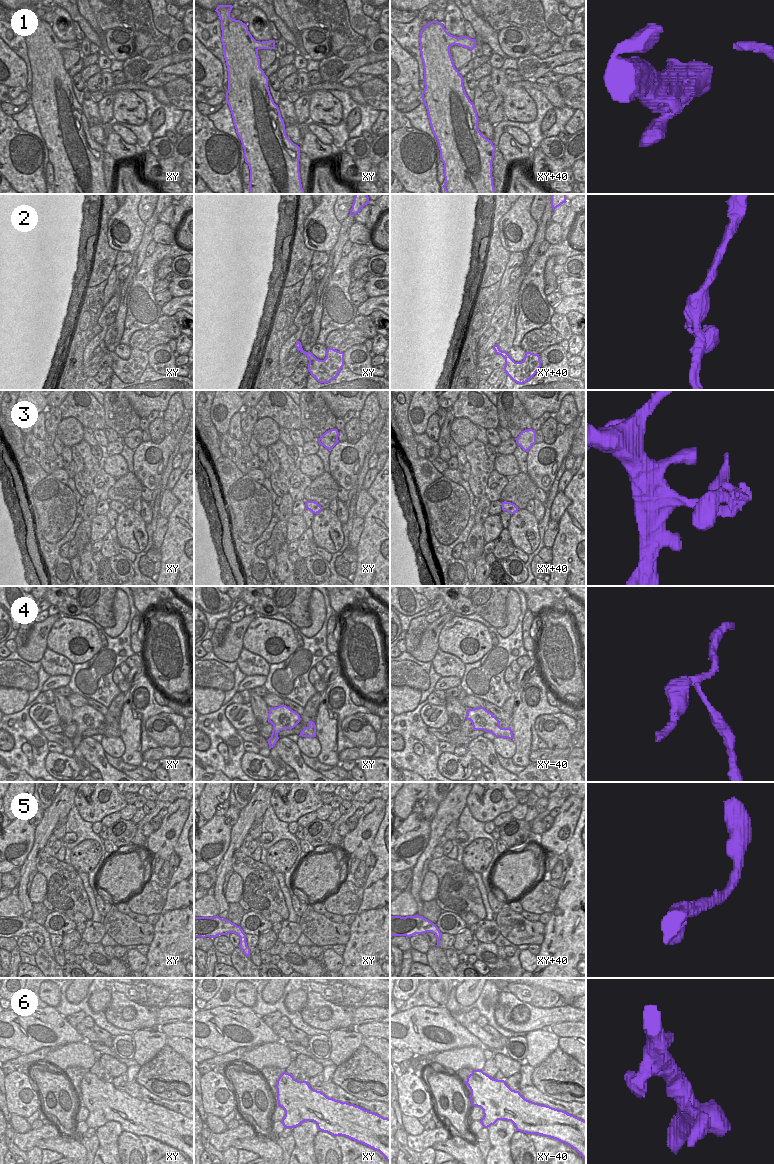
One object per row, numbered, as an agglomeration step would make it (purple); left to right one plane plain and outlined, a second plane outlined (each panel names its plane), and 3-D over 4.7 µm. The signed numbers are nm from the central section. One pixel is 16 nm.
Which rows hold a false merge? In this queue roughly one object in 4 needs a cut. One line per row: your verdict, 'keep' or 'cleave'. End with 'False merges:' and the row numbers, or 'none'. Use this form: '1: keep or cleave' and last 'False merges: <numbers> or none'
1: keep
2: keep
3: cleave
4: cleave
5: keep
6: keep
False merges: 3, 4

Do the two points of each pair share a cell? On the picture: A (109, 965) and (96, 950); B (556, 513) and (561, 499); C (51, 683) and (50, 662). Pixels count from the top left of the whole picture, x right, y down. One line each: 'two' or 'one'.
A: one
B: one
C: two

